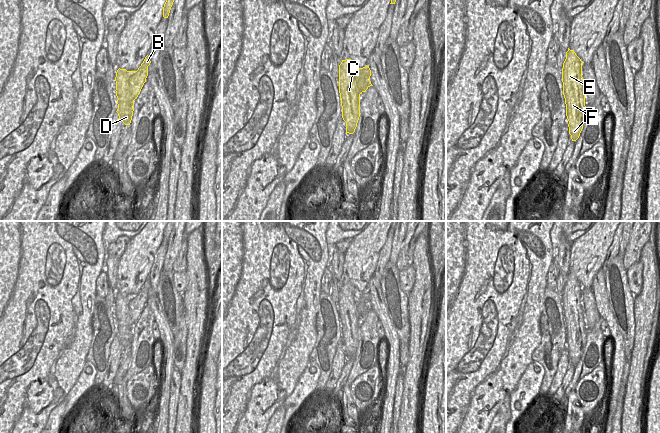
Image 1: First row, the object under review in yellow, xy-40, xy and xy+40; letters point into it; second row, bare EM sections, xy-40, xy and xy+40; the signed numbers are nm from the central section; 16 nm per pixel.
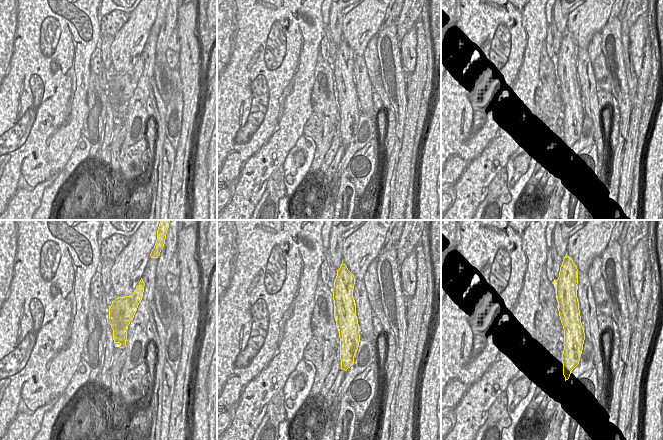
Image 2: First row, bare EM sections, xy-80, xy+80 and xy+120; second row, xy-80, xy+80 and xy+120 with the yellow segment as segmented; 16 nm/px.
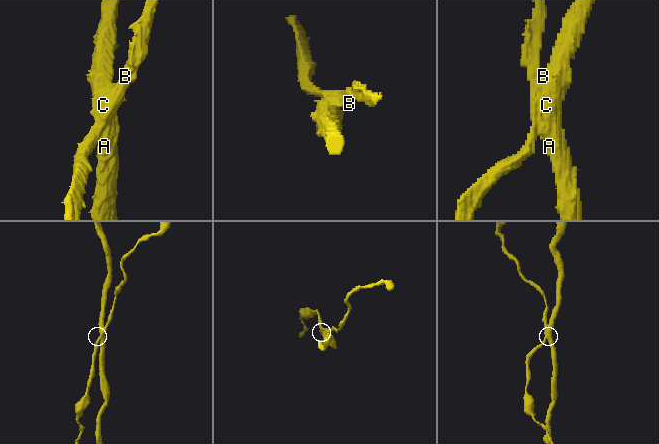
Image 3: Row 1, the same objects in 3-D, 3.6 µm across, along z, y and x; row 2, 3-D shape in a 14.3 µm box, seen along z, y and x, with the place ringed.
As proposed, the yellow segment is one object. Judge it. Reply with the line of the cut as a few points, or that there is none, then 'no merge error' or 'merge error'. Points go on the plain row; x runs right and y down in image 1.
xy-40 (127, 295), (128, 314), (130, 322), (133, 324) | merge error

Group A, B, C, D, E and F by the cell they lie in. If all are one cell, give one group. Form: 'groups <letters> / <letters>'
groups A C D E F / B

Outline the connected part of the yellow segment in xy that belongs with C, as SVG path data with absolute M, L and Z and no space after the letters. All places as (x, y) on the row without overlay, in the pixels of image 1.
M351 283L342 284L339 289L339 317L342 342L346 346L346 357L353 358L360 341L360 319L357 311L355 293Z

